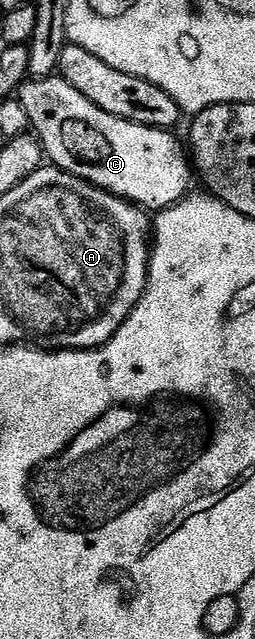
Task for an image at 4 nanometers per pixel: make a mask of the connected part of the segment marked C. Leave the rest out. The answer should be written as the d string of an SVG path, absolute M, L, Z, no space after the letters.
M60 76L26 80L21 85L19 100L23 108L27 108L32 133L41 143L44 157L52 165L66 170L68 174L74 174L77 178L82 178L84 182L90 182L92 186L109 190L120 198L126 198L128 202L149 212L167 210L186 197L190 189L188 186L191 166L187 161L186 151L183 146L181 151L180 144L172 138L174 135L170 131L154 130L151 126L140 126L111 116L103 112L103 108L91 104L91 100L83 96L83 92L75 92L75 88L71 88L71 84L67 84L67 80Z

